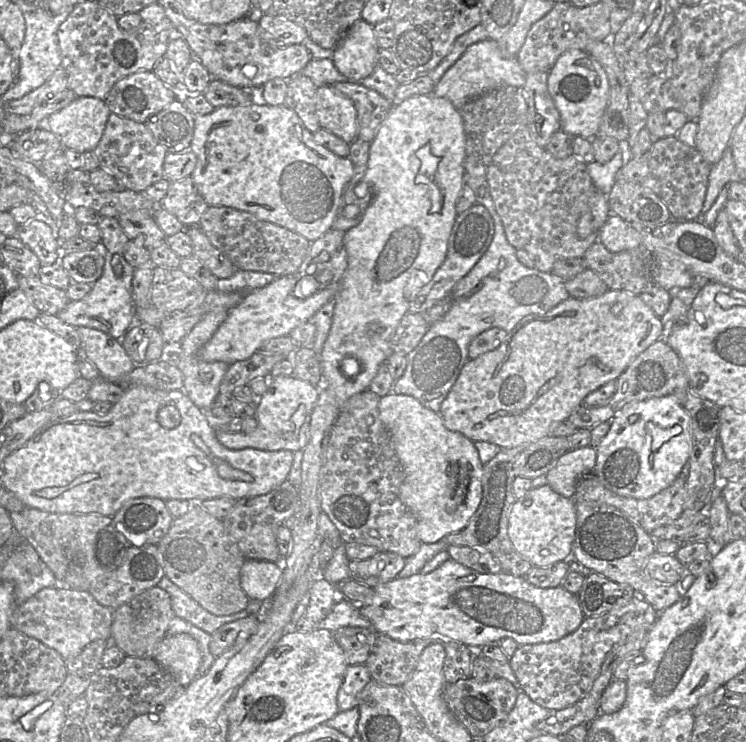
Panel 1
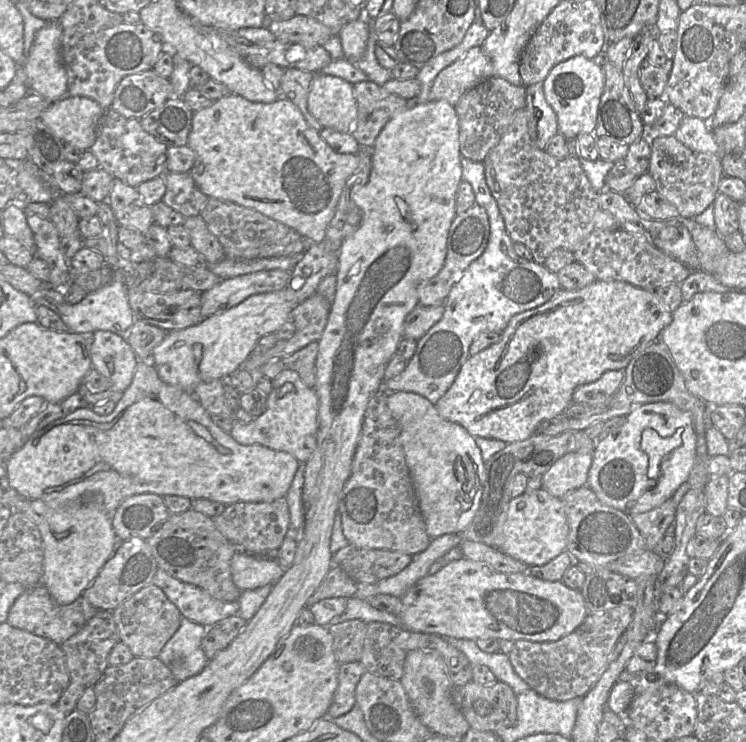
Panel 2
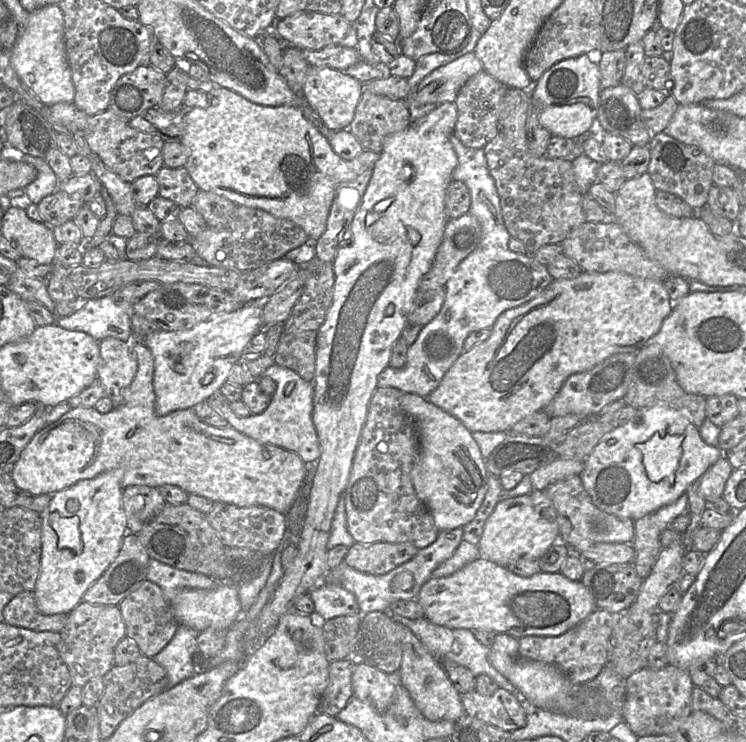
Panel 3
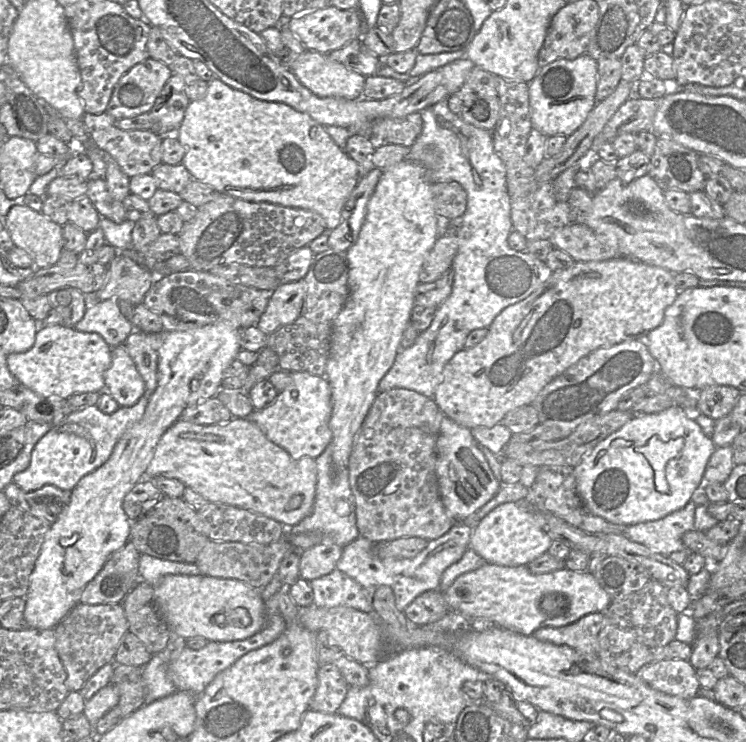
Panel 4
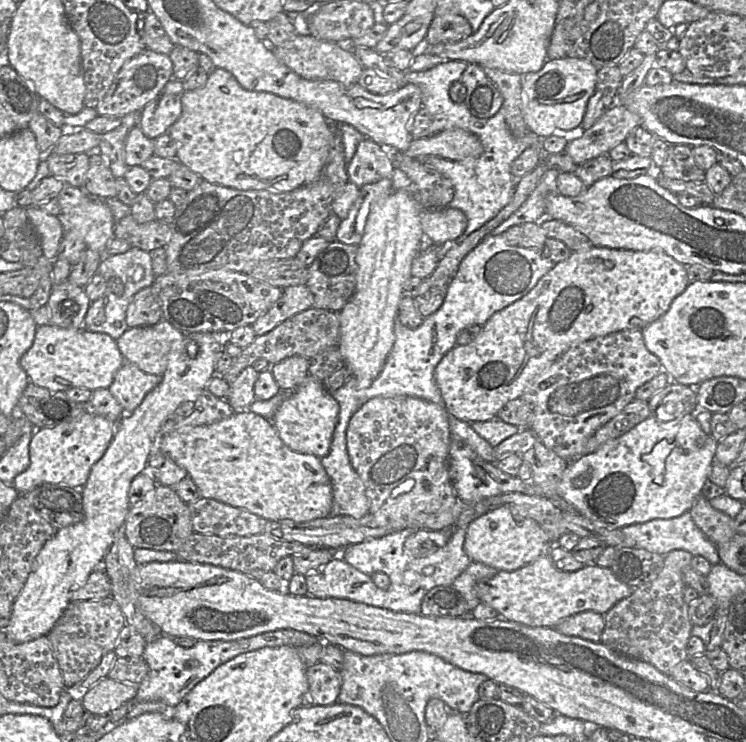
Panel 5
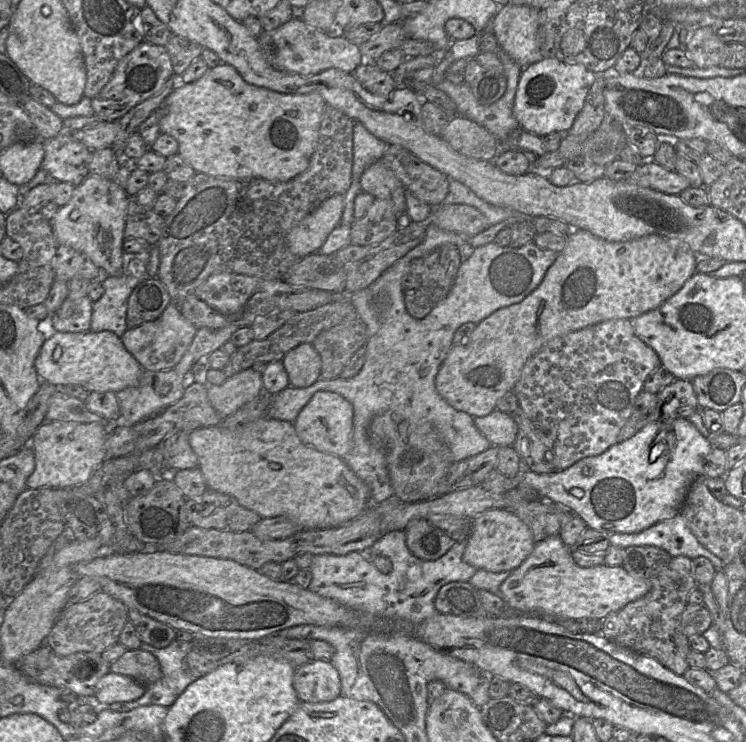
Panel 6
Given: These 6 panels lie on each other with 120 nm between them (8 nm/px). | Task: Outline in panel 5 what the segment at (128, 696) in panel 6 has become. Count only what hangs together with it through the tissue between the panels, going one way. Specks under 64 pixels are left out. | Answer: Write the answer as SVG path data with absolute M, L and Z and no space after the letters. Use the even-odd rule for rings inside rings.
M106 676L83 695L82 706L91 714L108 715L131 701L137 695L138 685L115 681Z

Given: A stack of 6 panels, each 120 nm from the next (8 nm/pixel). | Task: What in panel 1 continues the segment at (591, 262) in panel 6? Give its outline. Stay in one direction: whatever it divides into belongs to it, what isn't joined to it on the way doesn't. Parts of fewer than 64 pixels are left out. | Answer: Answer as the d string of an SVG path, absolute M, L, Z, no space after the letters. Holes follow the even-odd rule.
M609 289L604 294L594 298L577 299L569 297L544 314L531 314L524 317L516 327L508 333L506 340L495 350L486 352L475 359L469 359L441 404L440 416L447 429L462 433L471 441L486 441L501 448L513 448L525 443L535 442L549 435L550 427L559 421L567 420L571 413L583 405L585 397L592 391L618 377L627 369L630 363L655 341L664 338L668 329L653 310L641 299L624 290Z

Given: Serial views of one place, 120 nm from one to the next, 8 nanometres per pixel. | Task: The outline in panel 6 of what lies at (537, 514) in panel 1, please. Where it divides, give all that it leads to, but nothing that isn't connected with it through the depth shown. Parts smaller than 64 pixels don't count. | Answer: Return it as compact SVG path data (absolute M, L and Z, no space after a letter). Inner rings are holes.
M489 509L473 519L462 559L476 569L512 571L532 553L535 544L530 528L516 514L505 509Z

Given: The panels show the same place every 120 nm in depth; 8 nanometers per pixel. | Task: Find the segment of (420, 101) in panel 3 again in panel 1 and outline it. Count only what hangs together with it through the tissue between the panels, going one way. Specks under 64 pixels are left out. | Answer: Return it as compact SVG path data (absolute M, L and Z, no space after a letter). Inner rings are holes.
M487 39L474 43L466 49L435 85L433 94L449 99L456 109L460 109L468 101L501 85L523 88L525 81L526 73L520 66L517 57L504 57L498 42Z

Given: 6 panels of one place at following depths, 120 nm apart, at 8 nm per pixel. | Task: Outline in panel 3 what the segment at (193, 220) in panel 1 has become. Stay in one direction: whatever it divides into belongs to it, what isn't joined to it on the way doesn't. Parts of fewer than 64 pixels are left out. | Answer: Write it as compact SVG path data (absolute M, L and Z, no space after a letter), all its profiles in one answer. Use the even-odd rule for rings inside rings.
M163 167L155 175L161 197L169 199L181 208L191 206L191 201L198 192L198 187L191 179L185 167Z

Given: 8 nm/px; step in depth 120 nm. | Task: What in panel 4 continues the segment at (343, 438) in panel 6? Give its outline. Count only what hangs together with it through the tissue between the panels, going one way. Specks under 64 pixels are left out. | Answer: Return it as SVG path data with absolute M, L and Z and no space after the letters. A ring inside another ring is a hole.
M291 372L290 375L290 384L278 393L270 405L262 410L254 409L246 418L293 459L304 456L316 459L332 440L329 427L332 414L331 388L325 376L315 376L308 372Z

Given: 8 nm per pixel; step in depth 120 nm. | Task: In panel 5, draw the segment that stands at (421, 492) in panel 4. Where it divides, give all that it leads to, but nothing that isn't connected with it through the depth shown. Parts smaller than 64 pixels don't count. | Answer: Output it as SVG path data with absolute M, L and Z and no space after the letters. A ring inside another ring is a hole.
M412 396L375 397L353 415L346 431L346 440L351 465L365 486L368 512L388 515L392 533L414 528L414 520L420 513L442 512L459 500L449 474L451 429L445 406Z

